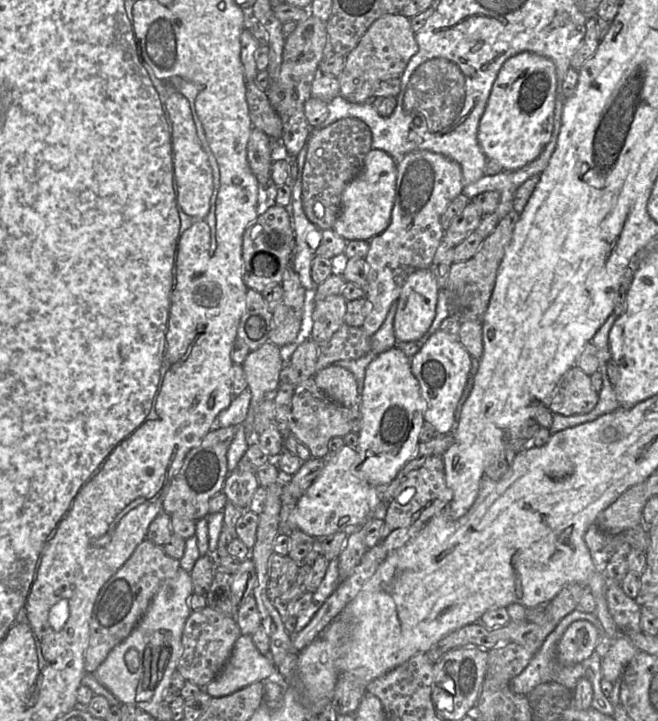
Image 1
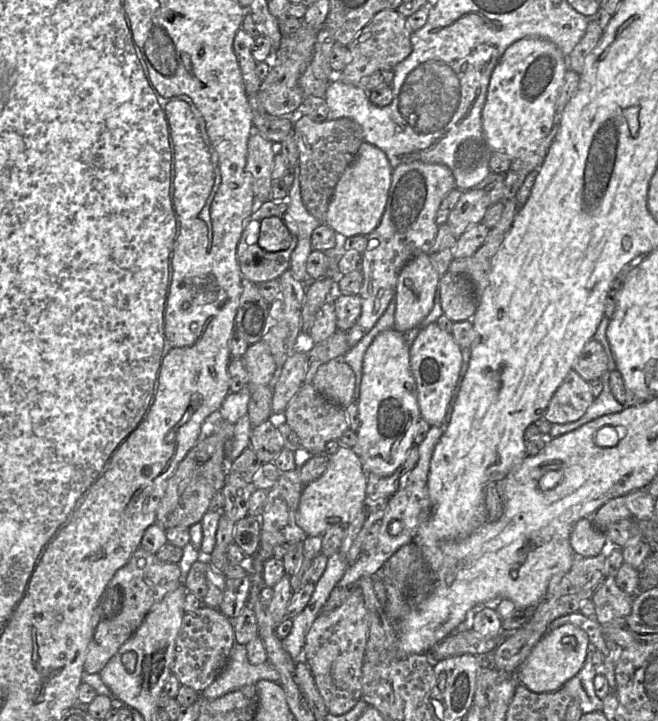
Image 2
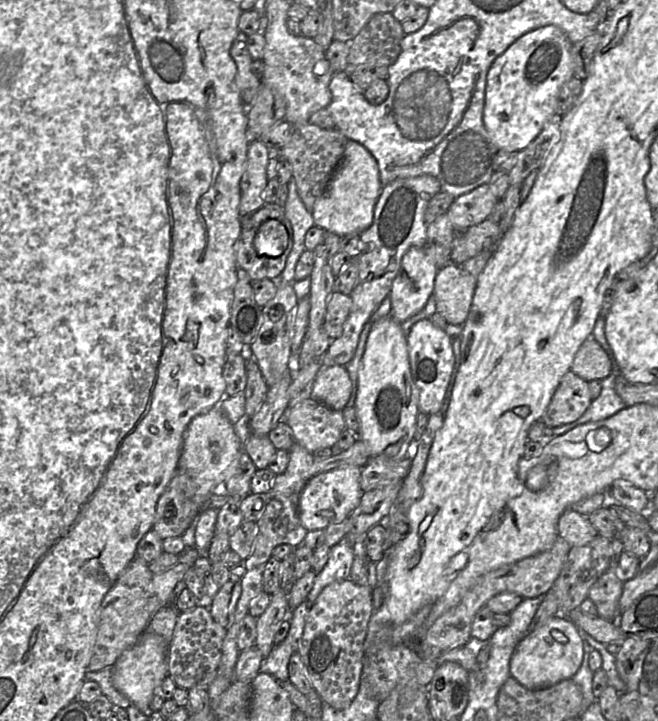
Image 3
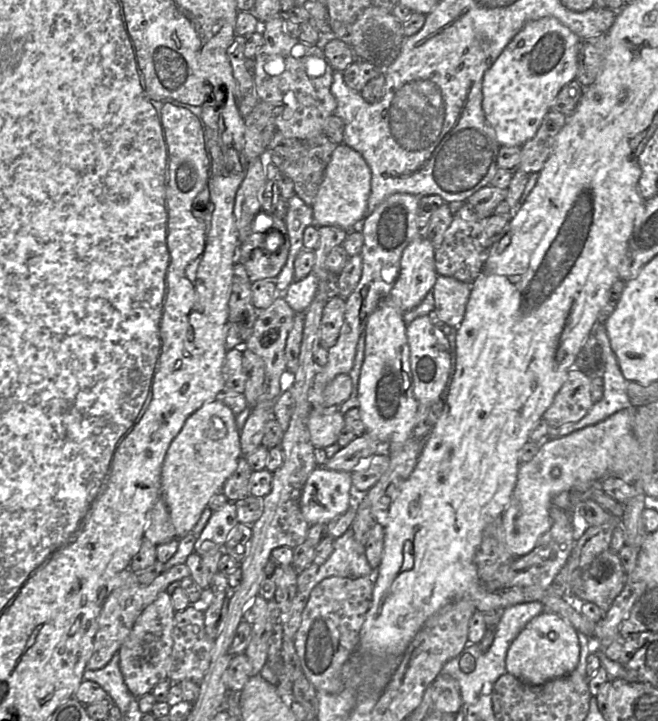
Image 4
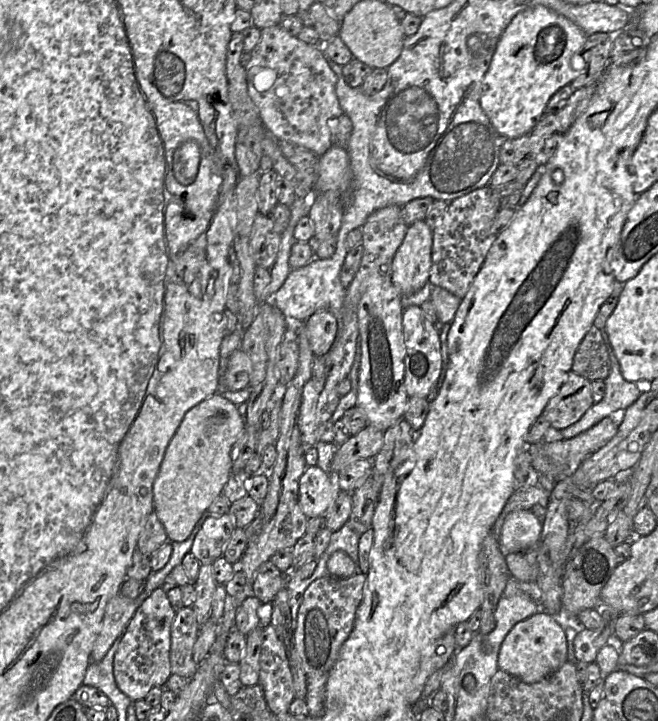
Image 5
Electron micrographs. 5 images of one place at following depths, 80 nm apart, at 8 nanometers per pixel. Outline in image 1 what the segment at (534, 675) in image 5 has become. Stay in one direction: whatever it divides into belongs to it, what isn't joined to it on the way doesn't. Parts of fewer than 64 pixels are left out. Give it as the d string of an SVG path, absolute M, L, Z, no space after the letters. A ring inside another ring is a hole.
M585 620L572 623L557 644L559 662L571 666L589 659L596 650L599 637L592 623Z

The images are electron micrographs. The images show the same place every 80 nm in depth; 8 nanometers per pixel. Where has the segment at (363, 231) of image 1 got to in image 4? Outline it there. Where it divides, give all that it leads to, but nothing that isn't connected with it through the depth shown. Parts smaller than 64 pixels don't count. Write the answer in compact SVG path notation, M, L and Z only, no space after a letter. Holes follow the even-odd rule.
M342 143L334 150L312 205L316 226L336 226L346 231L359 227L367 216L371 170L363 156Z

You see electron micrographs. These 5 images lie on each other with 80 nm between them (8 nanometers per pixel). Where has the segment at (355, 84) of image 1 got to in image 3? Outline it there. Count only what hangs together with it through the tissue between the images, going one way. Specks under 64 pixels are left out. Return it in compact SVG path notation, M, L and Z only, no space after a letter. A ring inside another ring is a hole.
M392 13L375 14L349 43L348 64L343 72L349 76L356 70L391 66L402 51L404 37L402 23Z

